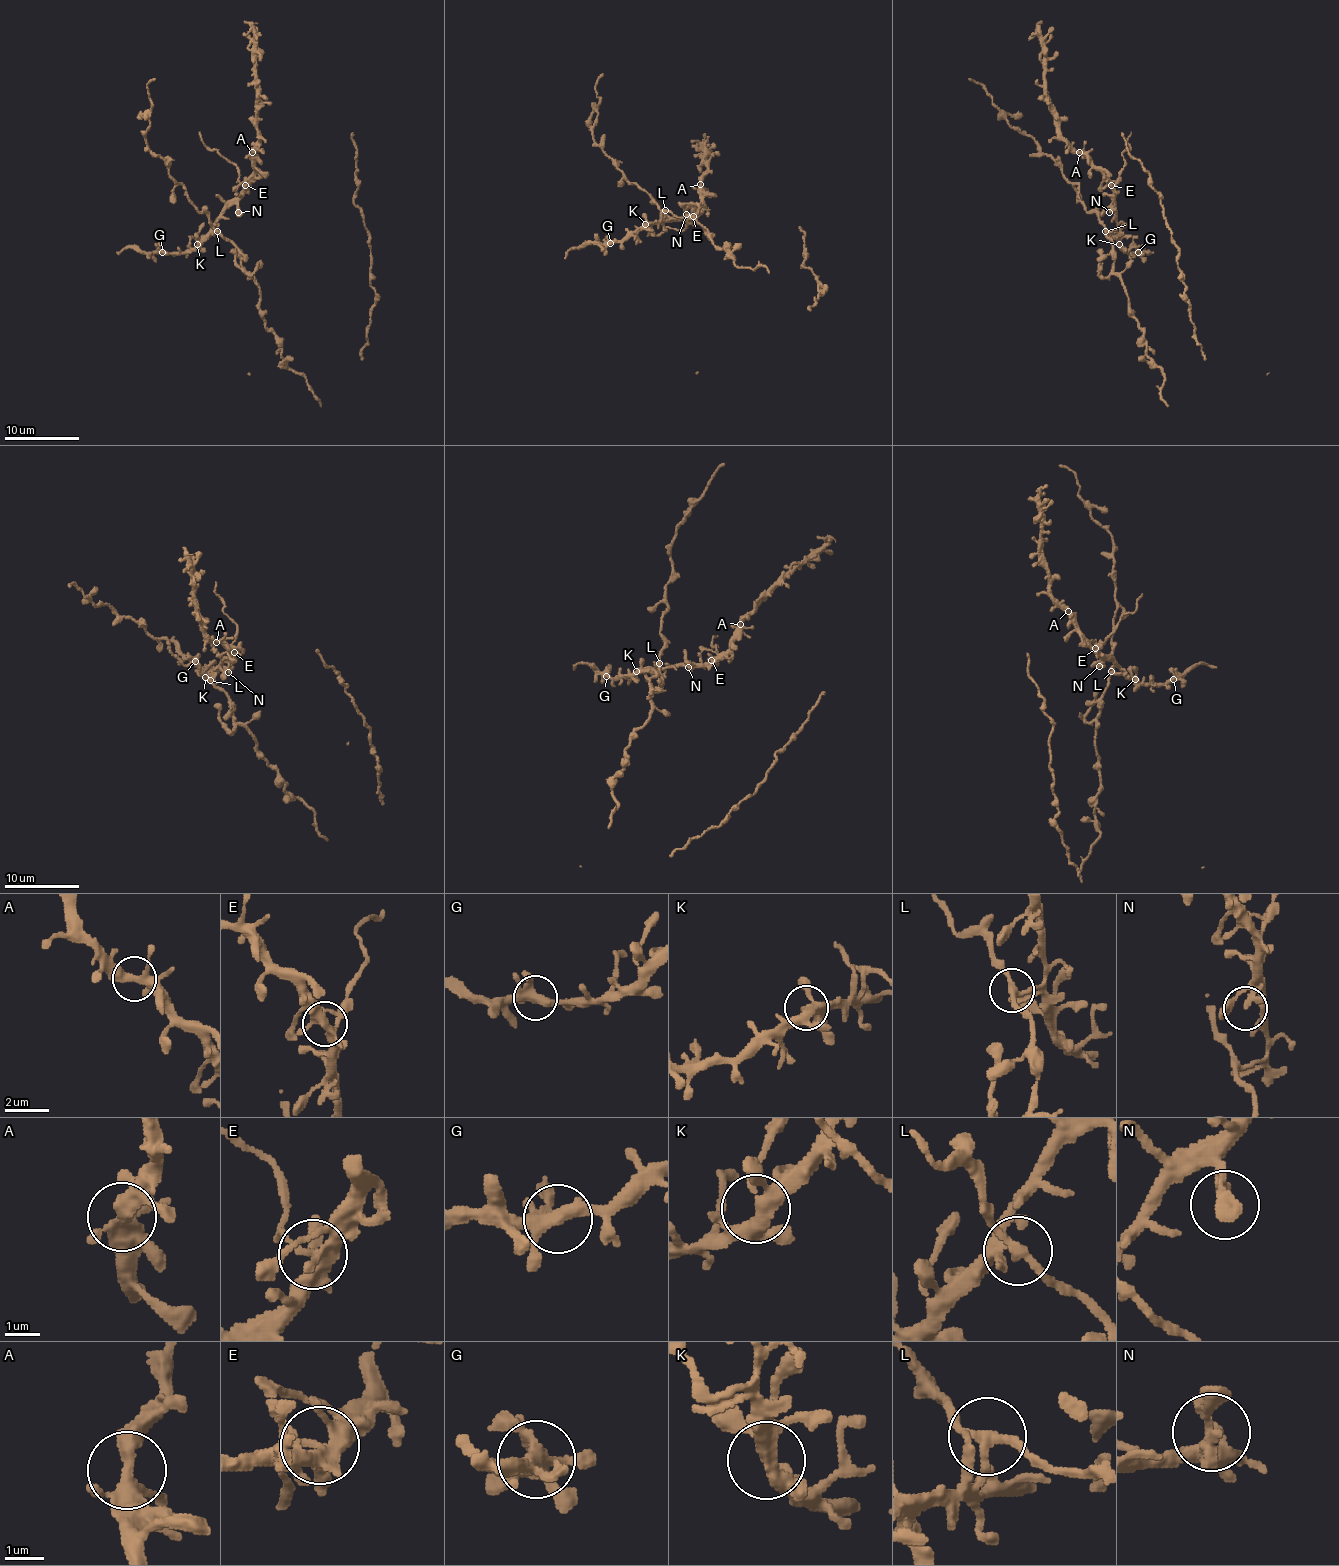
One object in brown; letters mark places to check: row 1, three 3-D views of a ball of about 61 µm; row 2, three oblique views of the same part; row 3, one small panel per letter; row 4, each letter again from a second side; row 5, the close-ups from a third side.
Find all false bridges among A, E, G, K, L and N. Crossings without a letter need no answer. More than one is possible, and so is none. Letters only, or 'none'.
E, L

